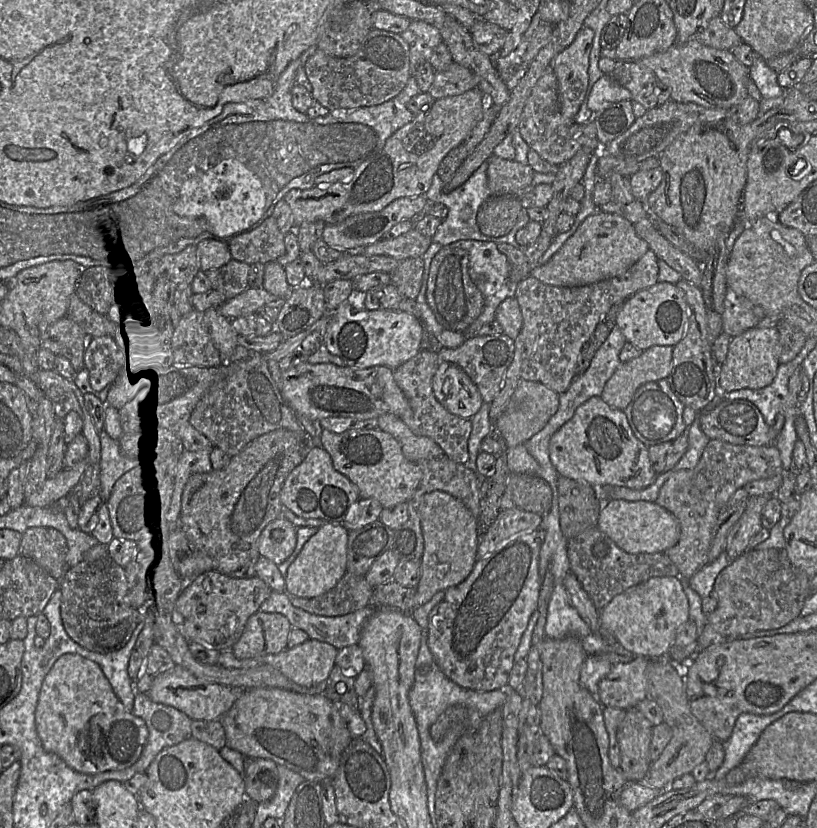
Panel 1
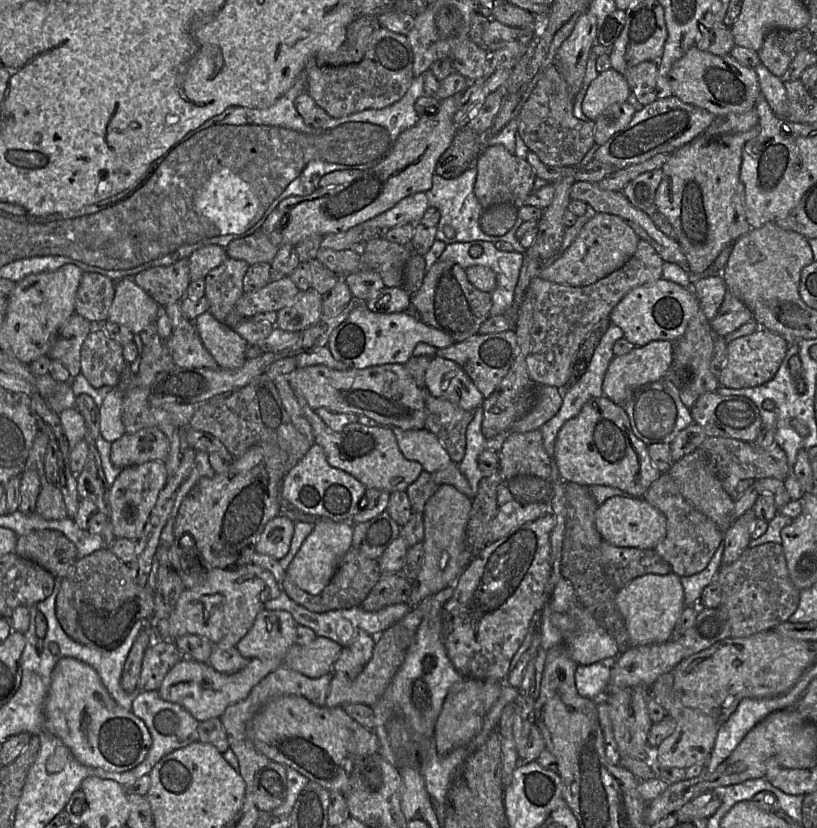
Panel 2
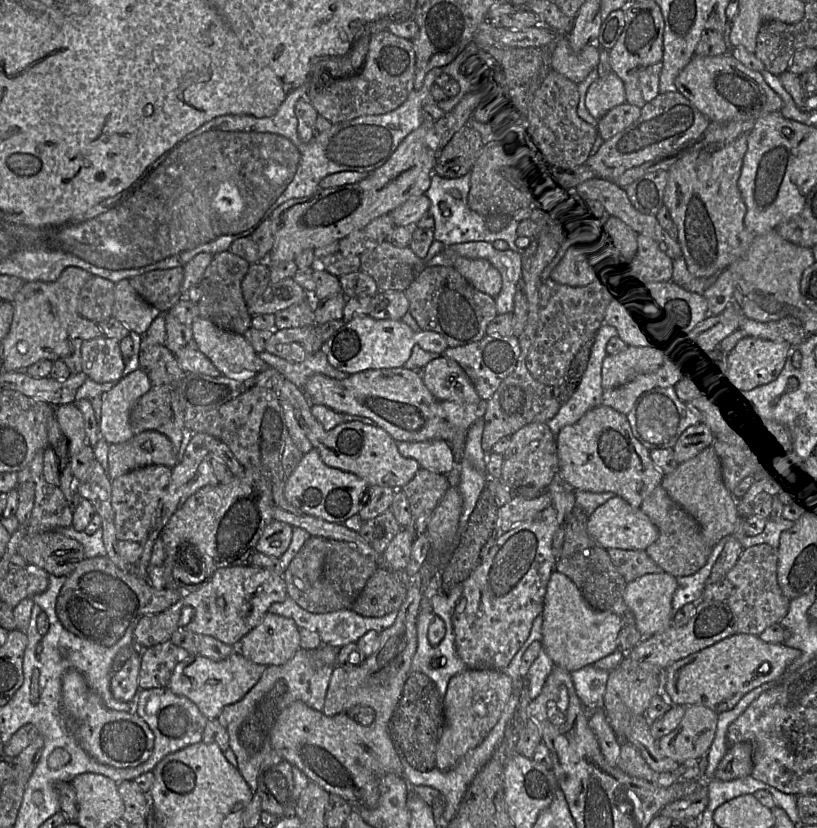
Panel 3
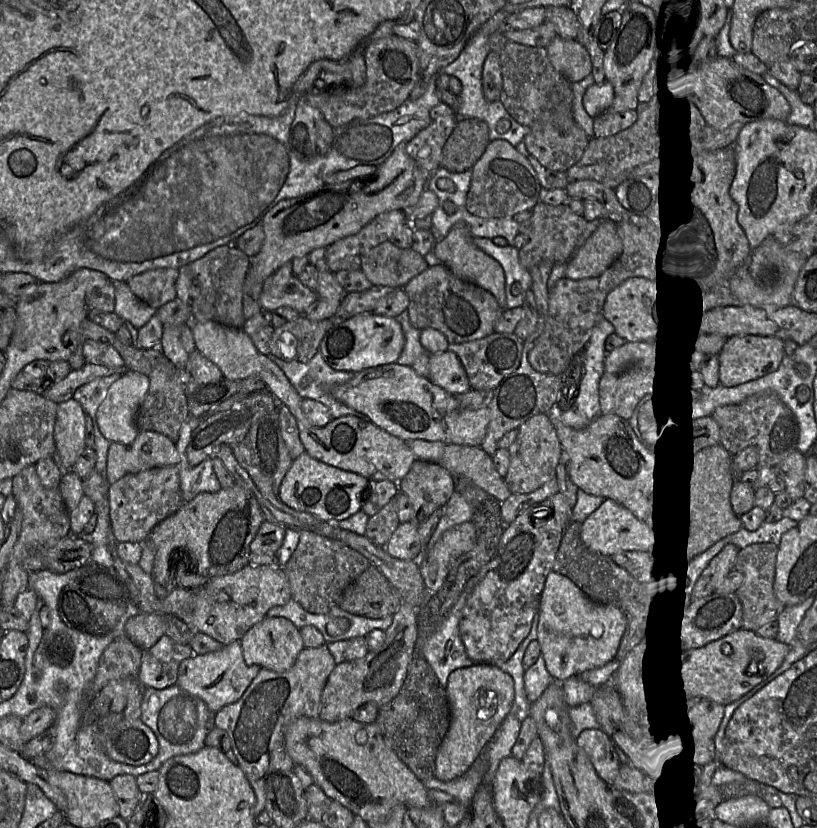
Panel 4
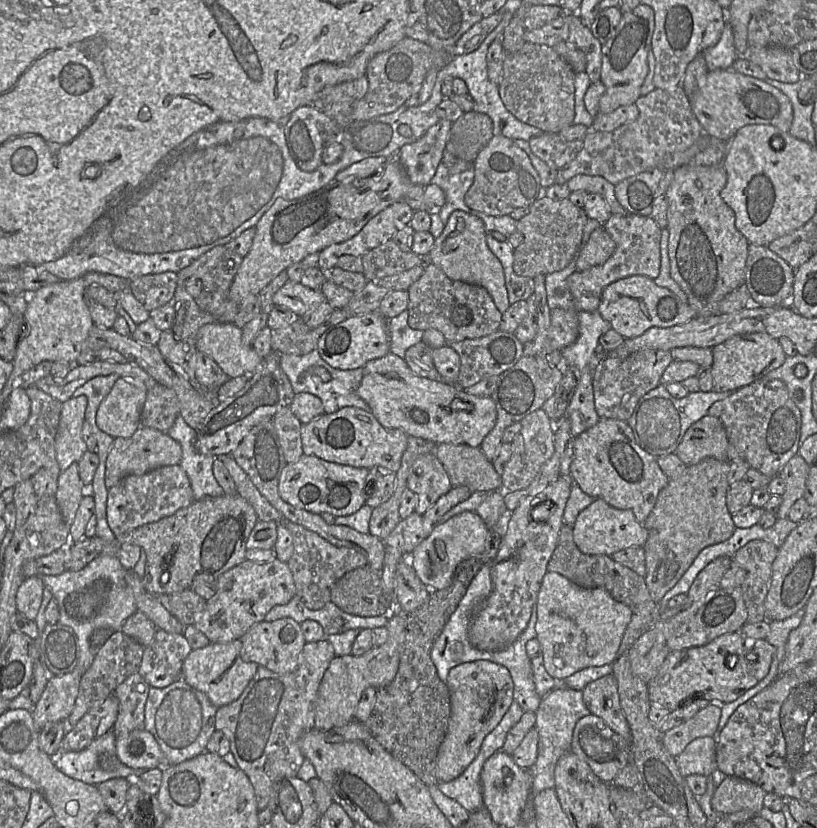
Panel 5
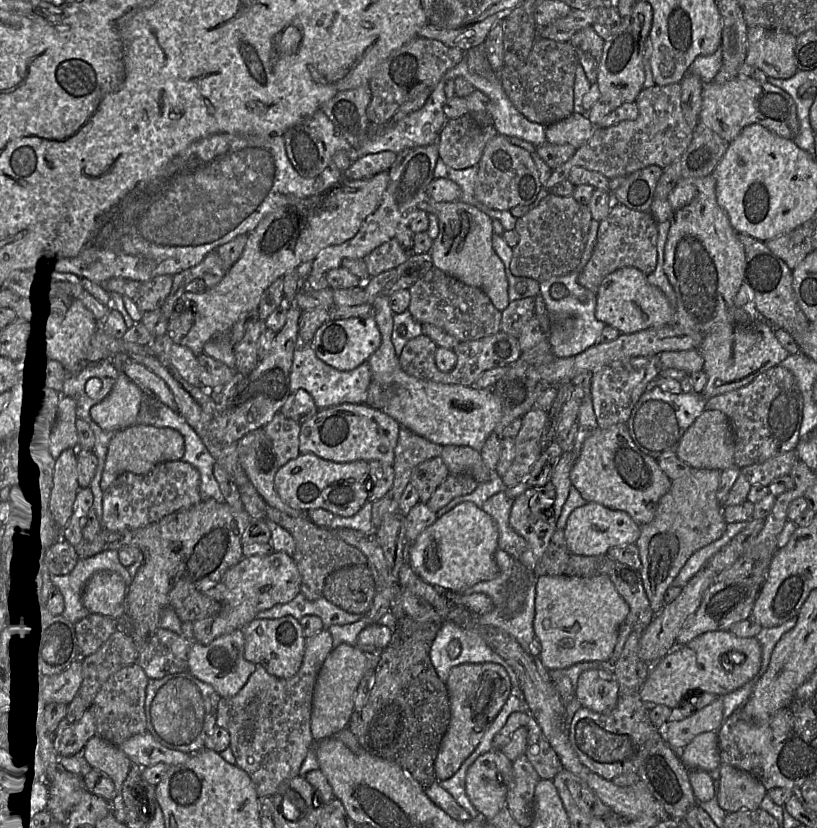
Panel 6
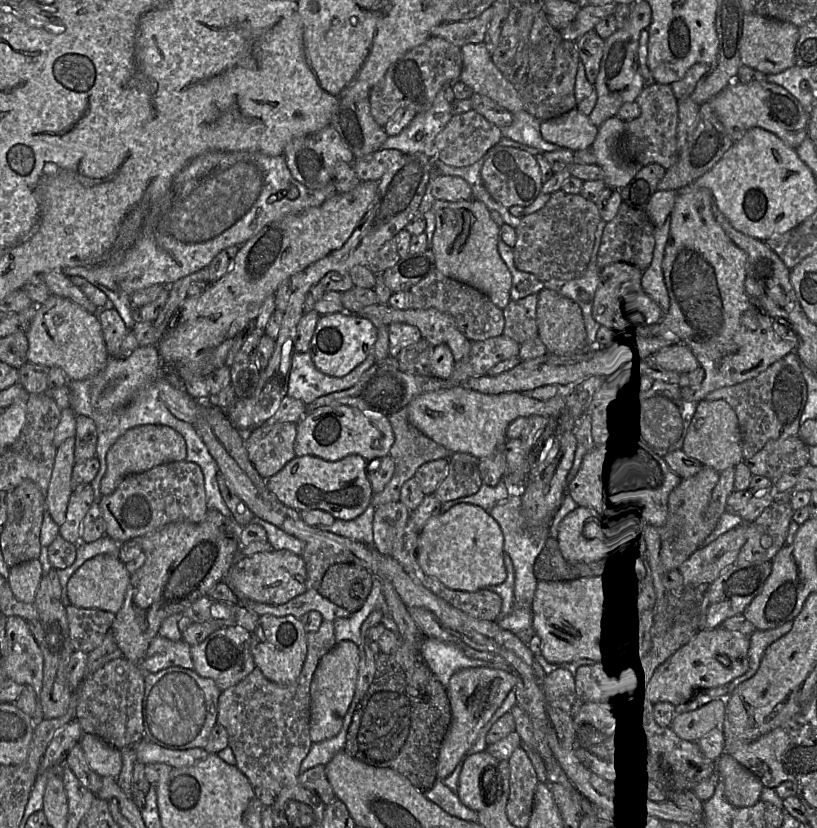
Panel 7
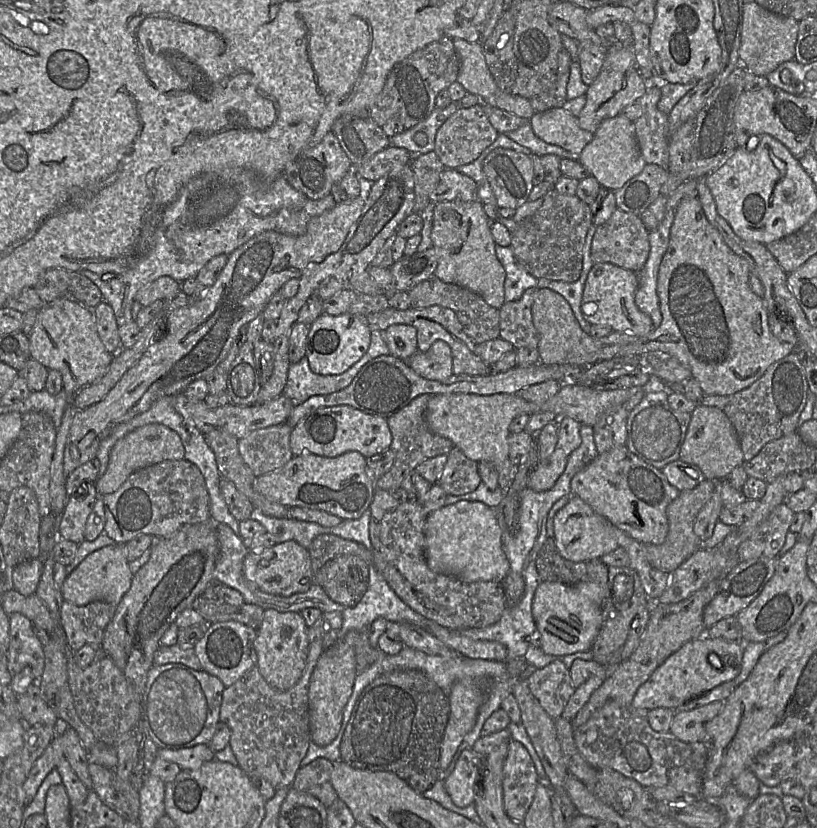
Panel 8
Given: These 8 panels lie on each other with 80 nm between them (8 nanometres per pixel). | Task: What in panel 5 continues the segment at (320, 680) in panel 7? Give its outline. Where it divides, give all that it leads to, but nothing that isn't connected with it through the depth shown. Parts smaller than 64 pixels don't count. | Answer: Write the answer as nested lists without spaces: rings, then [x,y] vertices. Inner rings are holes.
[[[398,613],[388,621],[388,638],[384,644],[361,656],[352,654],[335,656],[321,680],[315,708],[314,728],[327,731],[346,725],[355,719],[354,714],[363,692],[368,687],[379,689],[395,678],[400,660],[400,651],[405,637],[406,615]]]

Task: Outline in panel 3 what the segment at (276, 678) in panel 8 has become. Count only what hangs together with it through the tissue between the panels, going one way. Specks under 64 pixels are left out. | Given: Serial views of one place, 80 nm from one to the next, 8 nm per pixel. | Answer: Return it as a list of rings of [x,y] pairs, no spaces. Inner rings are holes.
[[[267,613],[239,641],[236,649],[254,663],[283,665],[300,649],[299,630],[292,619]]]

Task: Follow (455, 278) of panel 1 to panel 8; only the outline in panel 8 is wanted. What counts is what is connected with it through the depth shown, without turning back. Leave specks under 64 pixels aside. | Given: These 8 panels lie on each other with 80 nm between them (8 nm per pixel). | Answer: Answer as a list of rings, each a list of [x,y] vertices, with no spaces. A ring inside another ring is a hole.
[[[434,274],[409,290],[412,308],[441,306],[451,309],[457,316],[464,333],[476,344],[498,338],[500,335],[500,309],[485,302],[477,293],[461,286],[445,283]]]

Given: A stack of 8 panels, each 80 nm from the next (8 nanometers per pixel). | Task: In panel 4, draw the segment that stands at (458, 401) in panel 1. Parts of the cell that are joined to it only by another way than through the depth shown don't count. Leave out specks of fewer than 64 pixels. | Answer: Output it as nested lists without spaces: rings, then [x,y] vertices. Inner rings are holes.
[[[450,350],[430,354],[428,379],[454,396],[471,389],[461,361]]]

